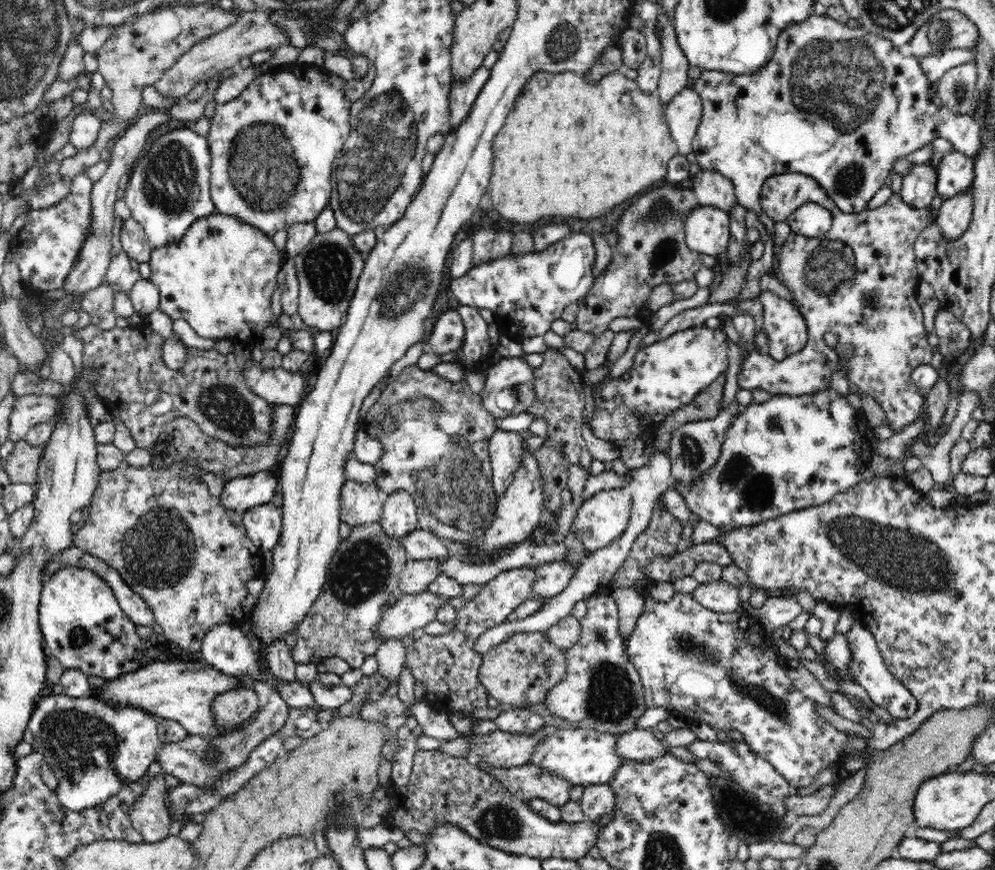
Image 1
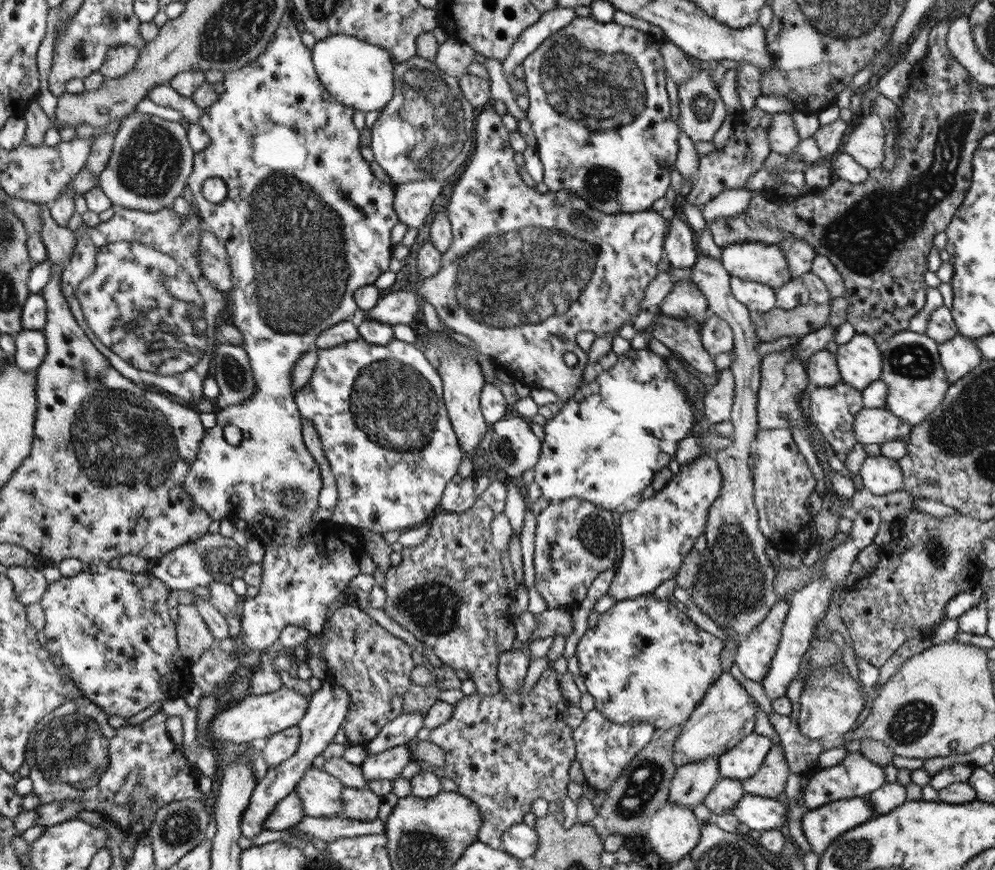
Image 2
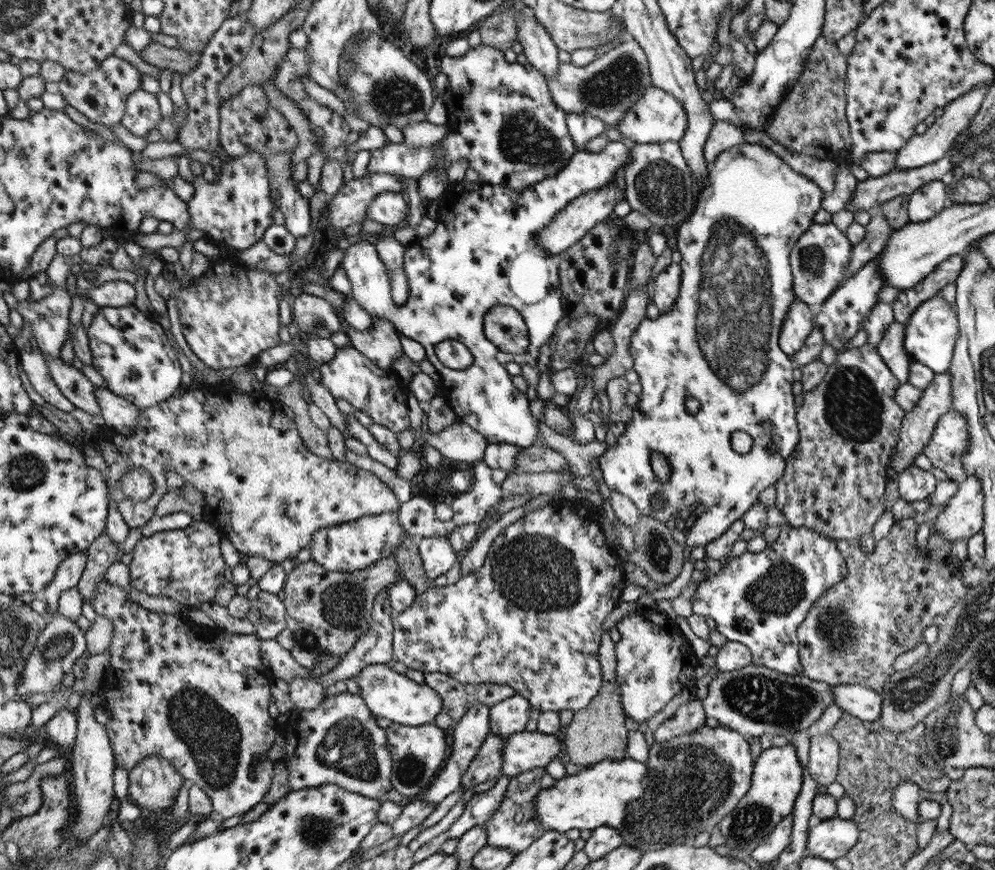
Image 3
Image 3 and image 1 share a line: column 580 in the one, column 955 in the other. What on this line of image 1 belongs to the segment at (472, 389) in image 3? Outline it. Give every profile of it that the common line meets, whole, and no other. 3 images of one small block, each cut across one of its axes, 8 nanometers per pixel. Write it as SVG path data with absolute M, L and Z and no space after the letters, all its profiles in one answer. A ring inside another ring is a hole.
M950 150L937 159L937 194L942 199L949 199L958 193L973 192L974 165L973 157Z

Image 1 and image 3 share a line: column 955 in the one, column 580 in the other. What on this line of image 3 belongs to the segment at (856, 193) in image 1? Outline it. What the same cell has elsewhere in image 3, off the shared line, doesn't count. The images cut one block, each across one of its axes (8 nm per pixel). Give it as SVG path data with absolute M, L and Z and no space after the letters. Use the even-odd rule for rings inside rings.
M567 113L567 127L576 145L576 150L586 150L587 142L605 134L608 124L604 123L602 119L592 116L590 113Z

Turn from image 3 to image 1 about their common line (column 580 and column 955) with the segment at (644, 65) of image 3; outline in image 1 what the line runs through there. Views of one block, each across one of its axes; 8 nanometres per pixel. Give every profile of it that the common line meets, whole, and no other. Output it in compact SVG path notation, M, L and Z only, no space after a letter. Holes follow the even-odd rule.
M976 63L959 64L947 70L938 80L936 94L942 104L956 114L968 114L975 108L978 96Z

